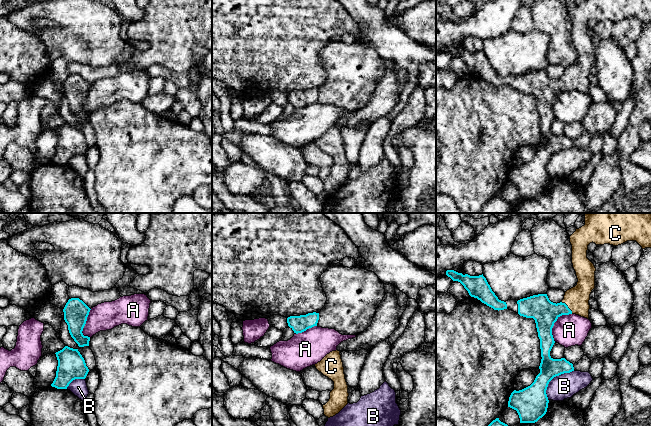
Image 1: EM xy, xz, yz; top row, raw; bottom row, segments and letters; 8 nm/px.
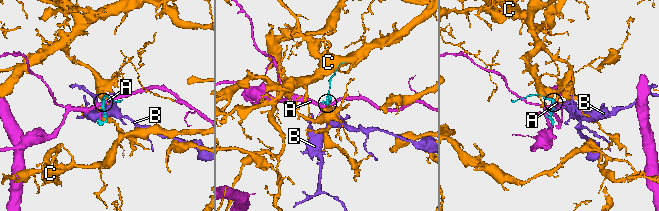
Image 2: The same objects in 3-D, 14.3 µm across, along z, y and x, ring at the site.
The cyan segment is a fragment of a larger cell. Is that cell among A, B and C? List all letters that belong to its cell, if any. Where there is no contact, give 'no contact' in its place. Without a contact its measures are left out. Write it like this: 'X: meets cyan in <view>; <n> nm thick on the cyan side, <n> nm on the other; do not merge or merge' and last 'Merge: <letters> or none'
A: meets cyan in yz; 200 nm thick on the cyan side, 260 nm on the other; do not merge
B: meets cyan in yz; 260 nm thick on the cyan side, 200 nm on the other; do not merge
C: meets cyan in yz; 200 nm thick on the cyan side, 190 nm on the other; merge
Merge: C

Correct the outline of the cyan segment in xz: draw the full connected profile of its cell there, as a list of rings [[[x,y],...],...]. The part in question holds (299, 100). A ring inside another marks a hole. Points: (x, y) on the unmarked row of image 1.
[[[313,88],[306,91],[290,92],[287,94],[287,99],[294,109],[298,110],[317,102],[318,96],[319,89]]]

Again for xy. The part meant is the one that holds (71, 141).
[[[65,122],[55,130],[58,136],[58,142],[56,153],[51,160],[52,163],[67,165],[73,156],[86,154],[89,145],[78,125]]]

